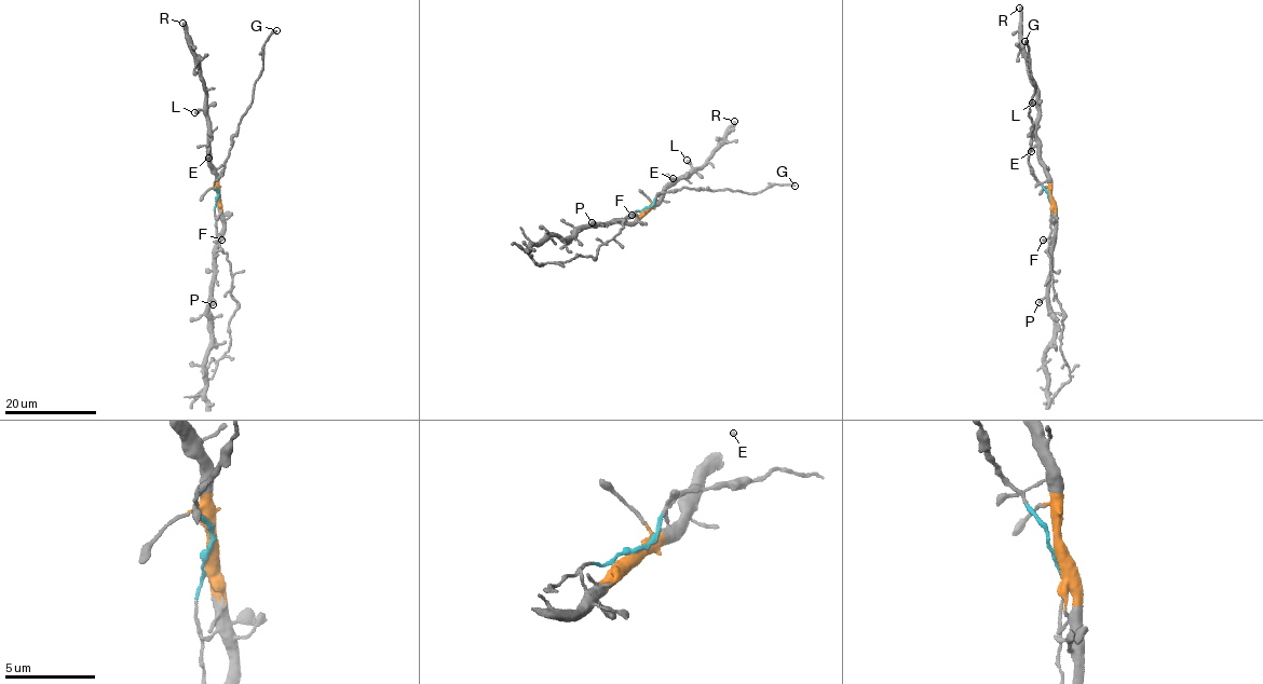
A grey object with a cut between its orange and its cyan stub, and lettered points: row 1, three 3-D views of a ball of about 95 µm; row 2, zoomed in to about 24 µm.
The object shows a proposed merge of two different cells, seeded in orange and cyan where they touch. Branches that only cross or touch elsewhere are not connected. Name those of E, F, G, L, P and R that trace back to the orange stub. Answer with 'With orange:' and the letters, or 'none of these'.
With orange: E, L, P, R

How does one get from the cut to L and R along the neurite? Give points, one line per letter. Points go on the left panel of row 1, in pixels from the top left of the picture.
L: (217, 196), (217, 175), (209, 161), (207, 114), (200, 109), (194, 112)
R: (217, 196), (217, 175), (209, 161), (207, 93), (198, 55), (182, 23)

